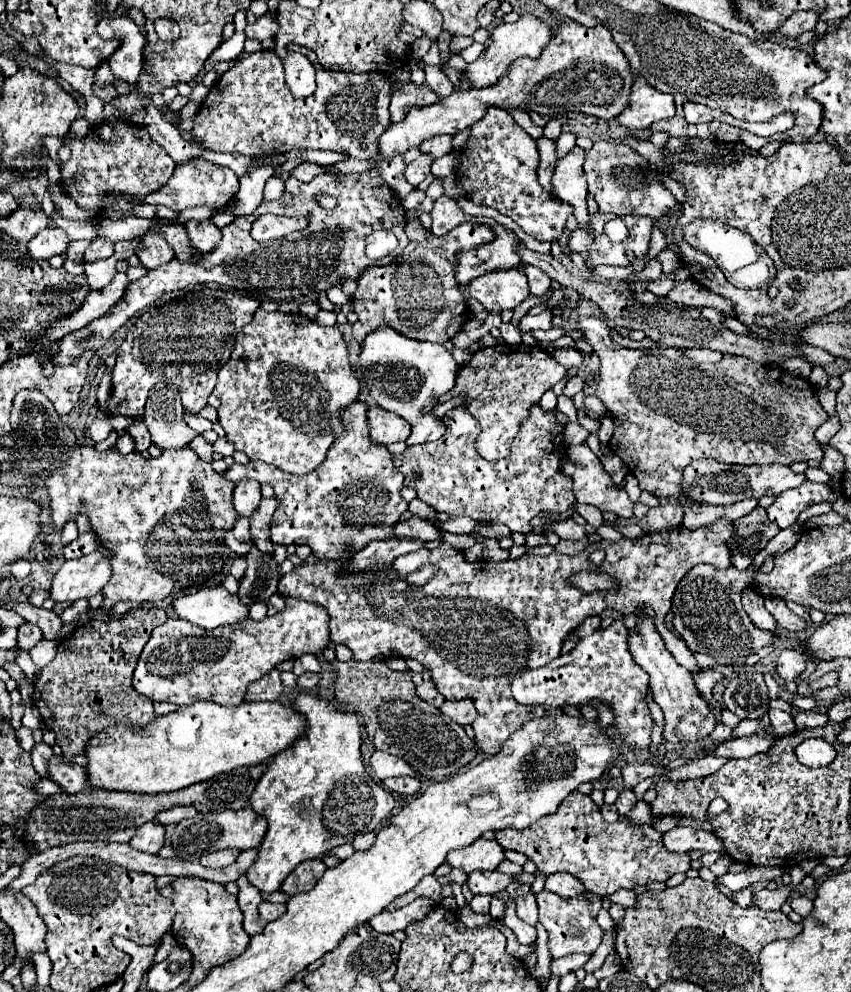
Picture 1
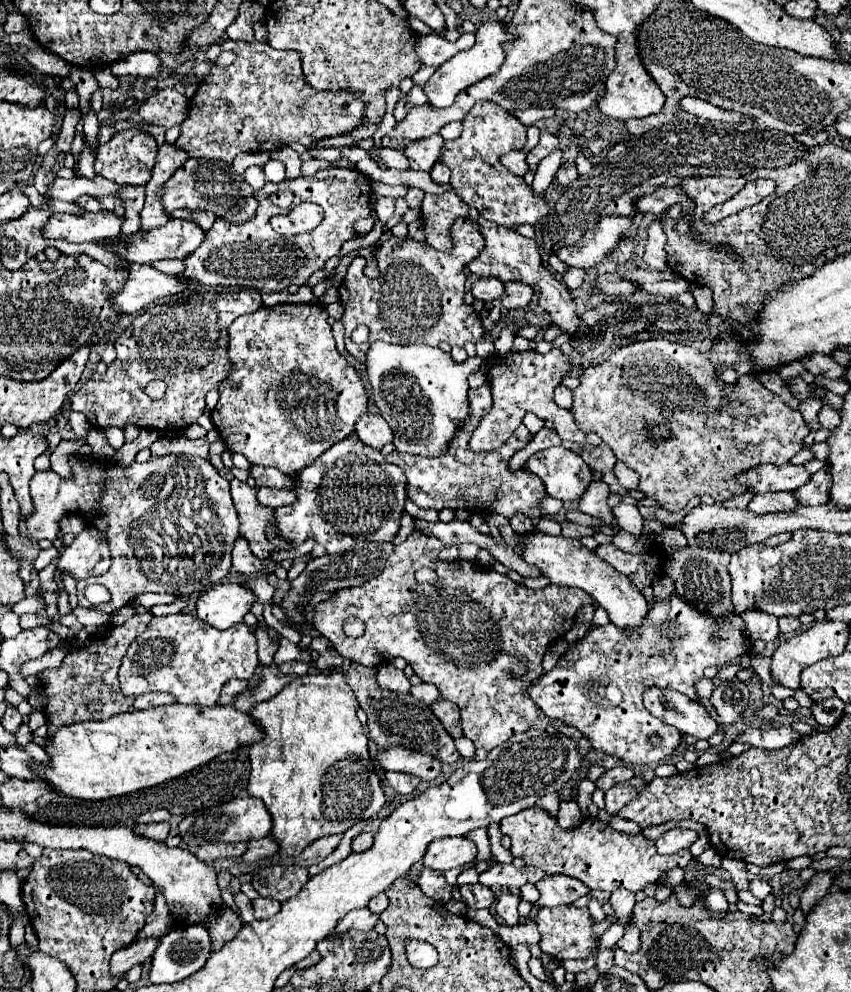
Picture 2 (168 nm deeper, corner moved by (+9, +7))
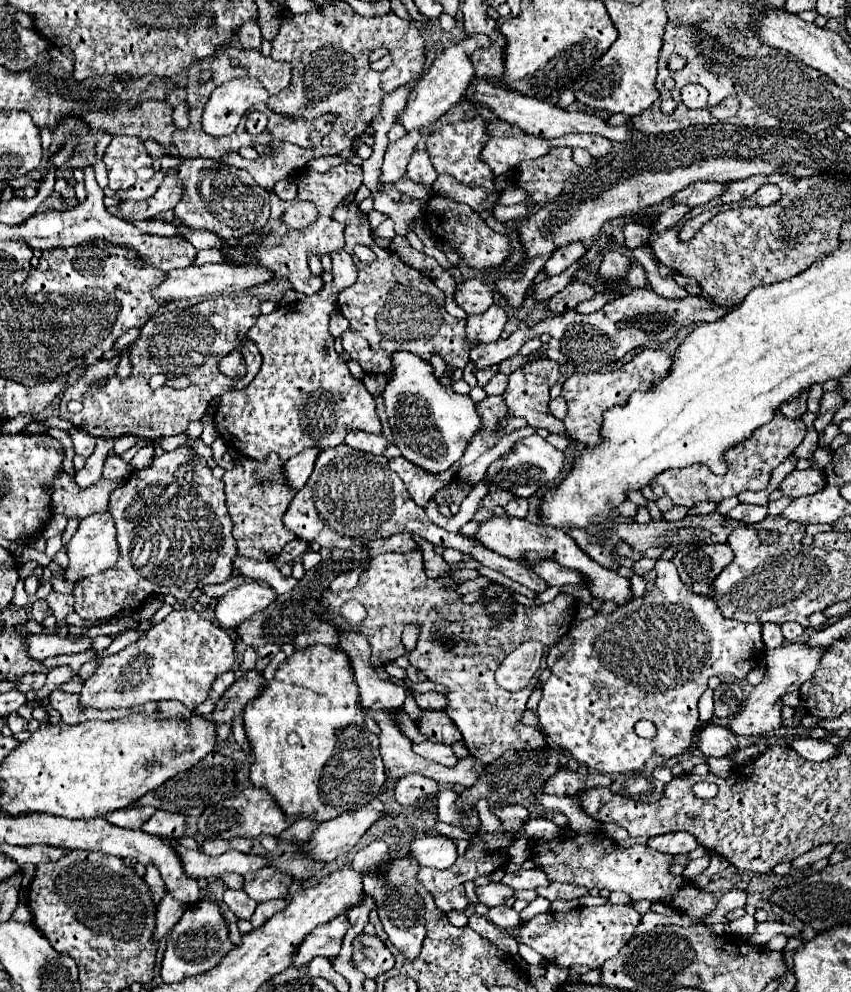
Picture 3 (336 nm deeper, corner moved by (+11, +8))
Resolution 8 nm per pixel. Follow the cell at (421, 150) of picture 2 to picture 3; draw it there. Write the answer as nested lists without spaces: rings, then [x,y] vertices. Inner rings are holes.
[[[414,151],[410,163],[408,163],[408,171],[406,171],[406,177],[412,179],[412,181],[418,181],[418,183],[426,183],[426,185],[432,185],[434,179],[436,179],[436,171],[430,163],[430,155],[426,151]]]

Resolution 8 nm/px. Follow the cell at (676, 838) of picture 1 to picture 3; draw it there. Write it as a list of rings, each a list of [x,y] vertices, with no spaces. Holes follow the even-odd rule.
[[[666,833],[666,835],[656,835],[648,841],[648,847],[660,853],[670,853],[670,855],[682,855],[690,853],[696,849],[700,843],[692,833]]]

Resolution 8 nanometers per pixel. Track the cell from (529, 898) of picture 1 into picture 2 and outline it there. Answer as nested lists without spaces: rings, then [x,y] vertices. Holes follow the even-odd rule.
[[[502,894],[500,898],[498,898],[498,904],[496,904],[496,914],[506,922],[506,924],[510,924],[510,926],[514,926],[518,920],[520,920],[520,916],[518,916],[518,902],[520,902],[520,898],[518,896],[514,896],[514,894]]]

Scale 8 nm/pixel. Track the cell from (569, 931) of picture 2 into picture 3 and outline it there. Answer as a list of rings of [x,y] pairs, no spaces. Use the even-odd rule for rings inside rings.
[[[600,905],[600,907],[578,907],[568,913],[542,913],[528,921],[528,925],[518,933],[518,941],[536,949],[546,961],[560,967],[586,965],[602,967],[606,959],[616,957],[618,951],[632,939],[634,929],[640,921],[640,913],[630,905]]]

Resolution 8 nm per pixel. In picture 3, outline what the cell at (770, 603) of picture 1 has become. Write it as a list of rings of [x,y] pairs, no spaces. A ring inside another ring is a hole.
[[[784,623],[784,625],[782,625],[782,631],[784,631],[784,637],[786,637],[788,641],[796,641],[796,639],[804,633],[804,627],[798,625],[798,623]]]

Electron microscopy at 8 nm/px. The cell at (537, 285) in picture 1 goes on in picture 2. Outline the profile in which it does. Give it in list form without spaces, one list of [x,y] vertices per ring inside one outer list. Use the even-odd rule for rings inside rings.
[[[504,284],[504,294],[502,298],[486,304],[486,310],[492,308],[500,308],[500,310],[520,310],[524,306],[528,306],[530,298],[534,292],[530,292],[530,288],[526,288],[526,284]]]

